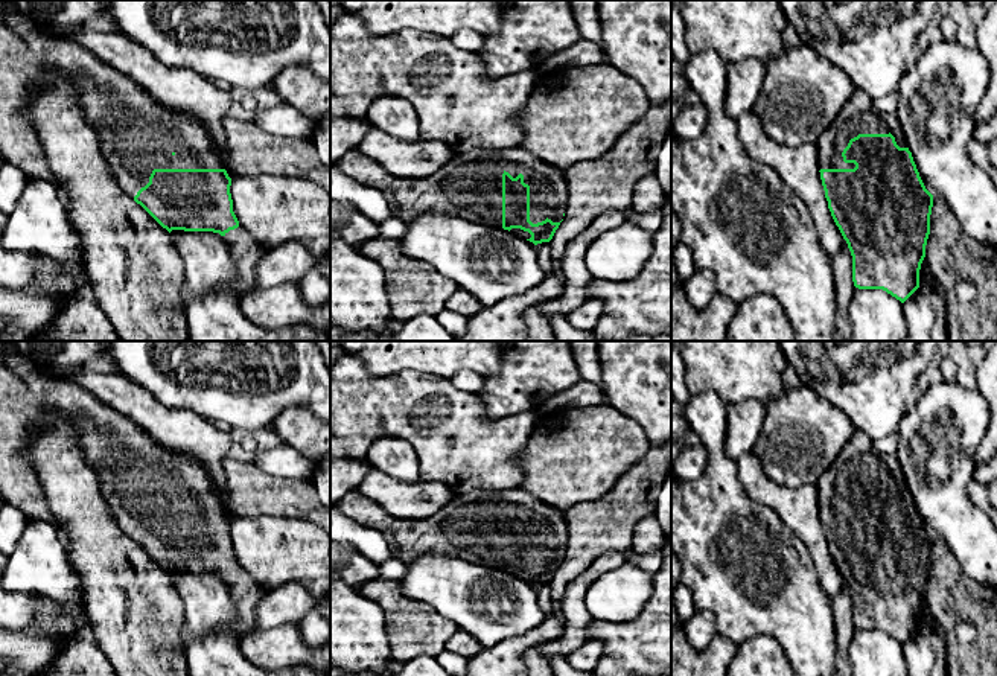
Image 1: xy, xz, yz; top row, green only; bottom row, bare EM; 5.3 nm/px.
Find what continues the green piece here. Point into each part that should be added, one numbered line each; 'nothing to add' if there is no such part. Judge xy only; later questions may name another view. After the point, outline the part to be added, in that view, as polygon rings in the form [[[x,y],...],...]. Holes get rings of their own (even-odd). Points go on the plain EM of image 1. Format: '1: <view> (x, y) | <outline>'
1: xy (136, 475) | [[[0,343],[0,492],[5,502],[20,509],[29,521],[44,521],[56,528],[41,480],[26,451],[32,437],[61,426],[75,432],[81,454],[97,474],[100,493],[114,521],[128,537],[134,539],[149,524],[154,510],[224,510],[201,463],[160,446],[131,419],[78,384],[44,375],[15,343]]]
2: xy (245, 593) | [[[240,566],[225,574],[224,580],[237,609],[237,618],[231,624],[233,633],[244,636],[257,630],[256,606],[266,592]]]

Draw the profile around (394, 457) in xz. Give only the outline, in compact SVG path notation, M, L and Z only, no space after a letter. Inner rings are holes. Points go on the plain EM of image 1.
M385 435L374 440L365 461L382 474L397 481L420 481L419 457L414 448L403 438Z

